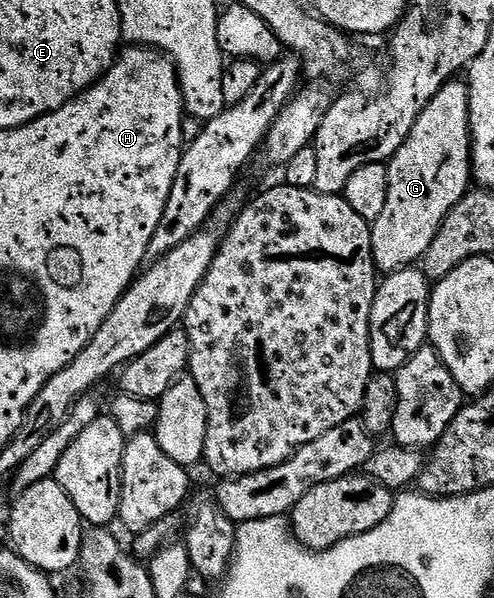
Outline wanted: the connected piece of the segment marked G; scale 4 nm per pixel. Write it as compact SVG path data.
M451 79L444 87L440 87L440 91L436 91L433 99L423 107L408 139L388 162L388 199L380 219L373 221L370 227L375 270L385 275L421 262L432 239L436 239L436 231L440 231L440 223L444 223L448 211L452 211L452 207L460 203L471 185L470 86L465 80Z

